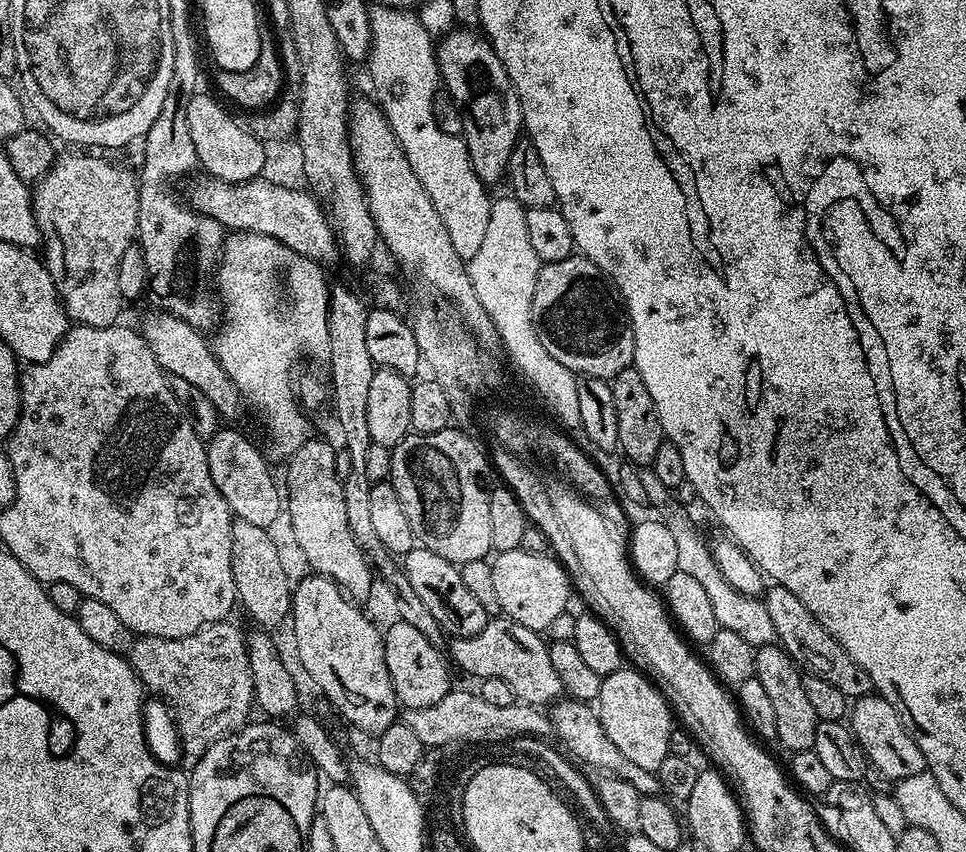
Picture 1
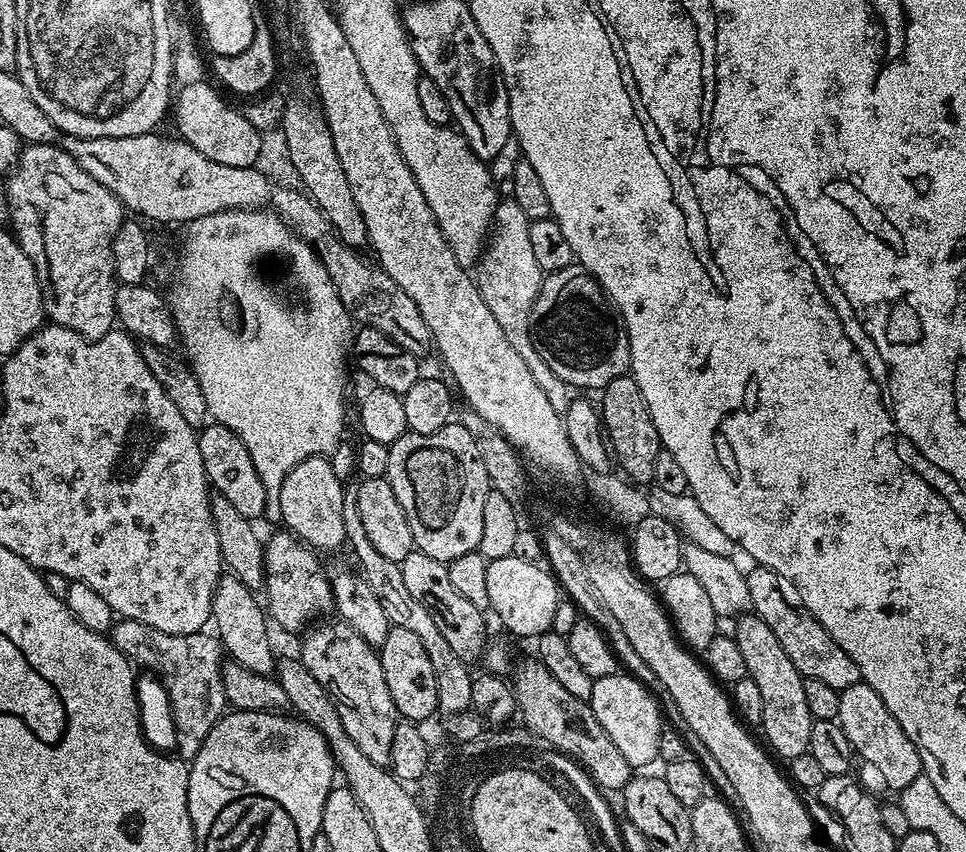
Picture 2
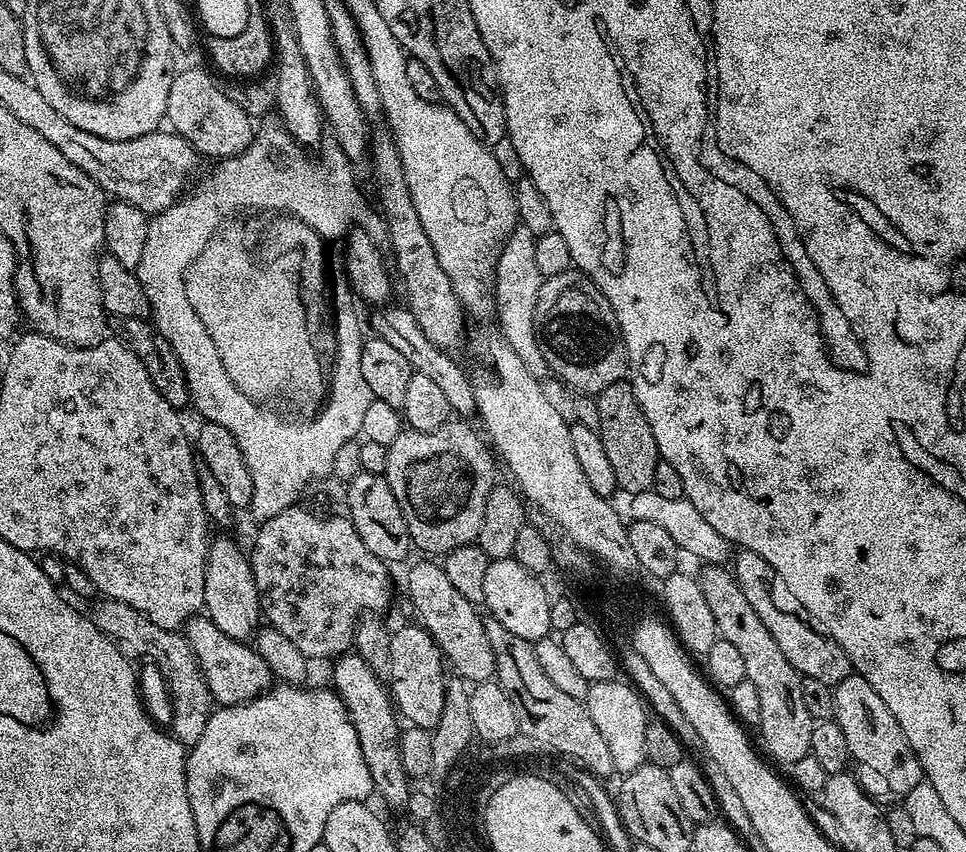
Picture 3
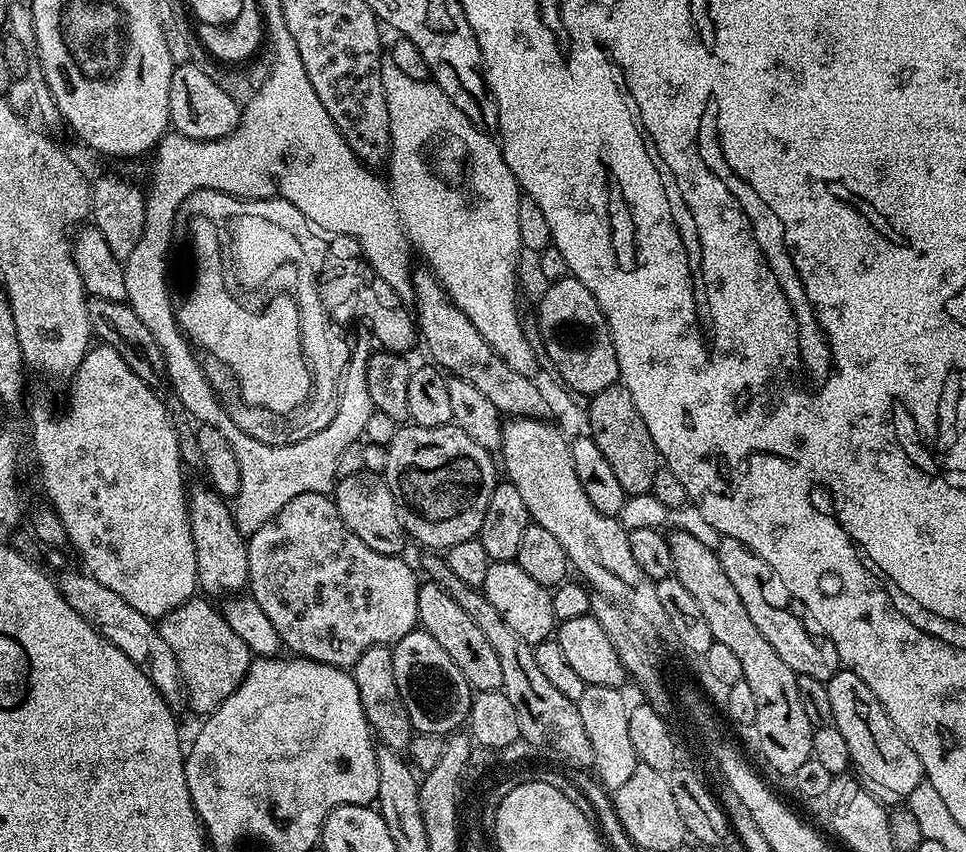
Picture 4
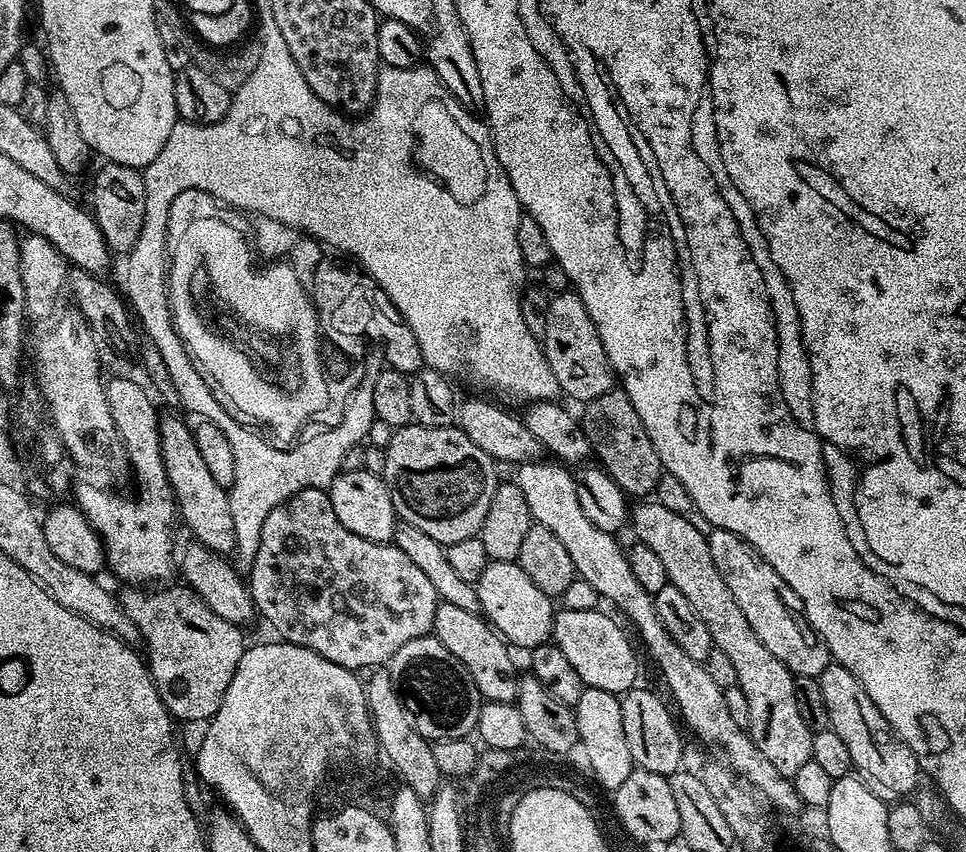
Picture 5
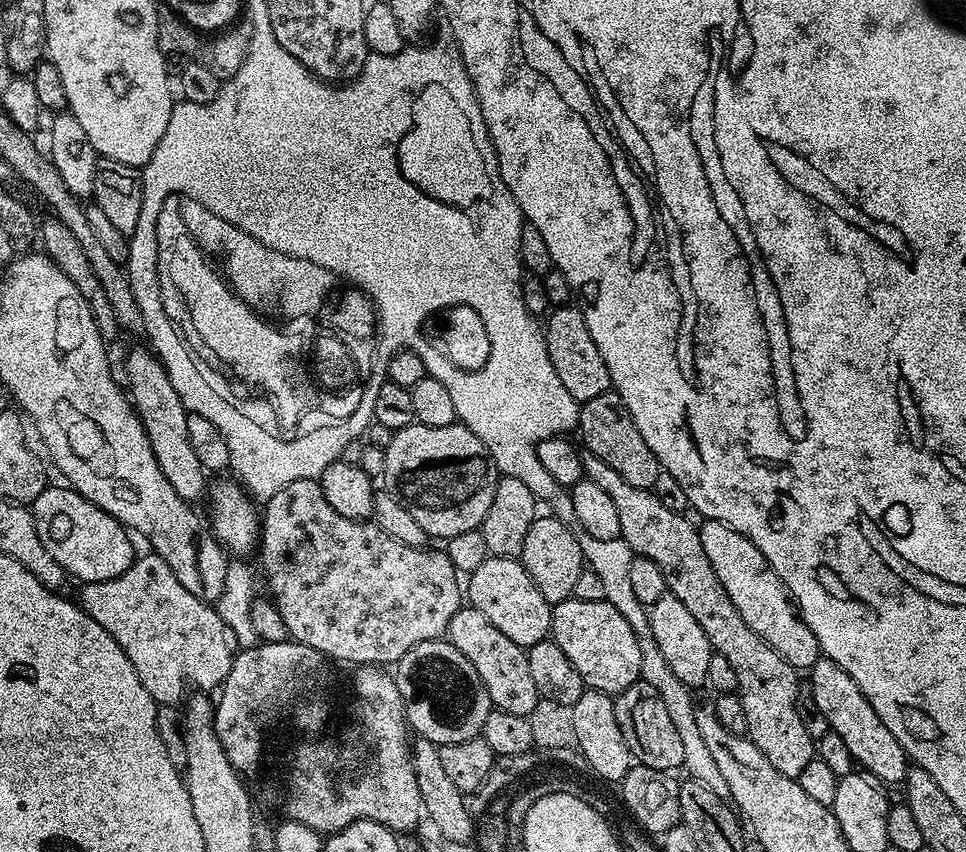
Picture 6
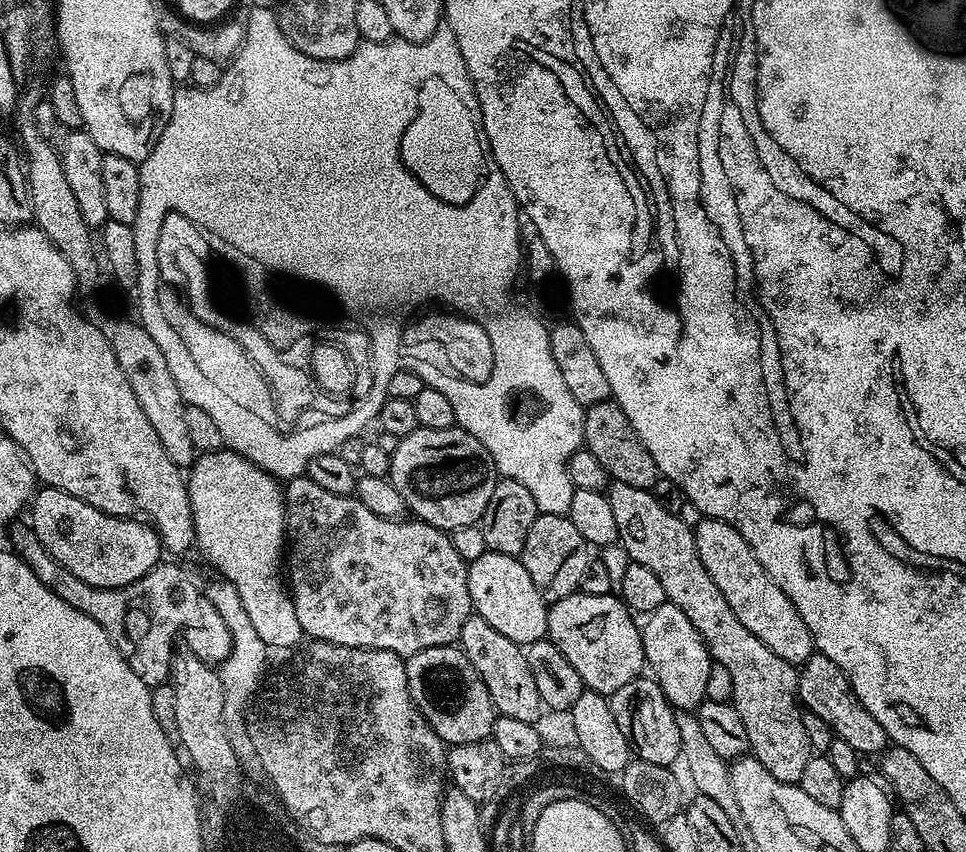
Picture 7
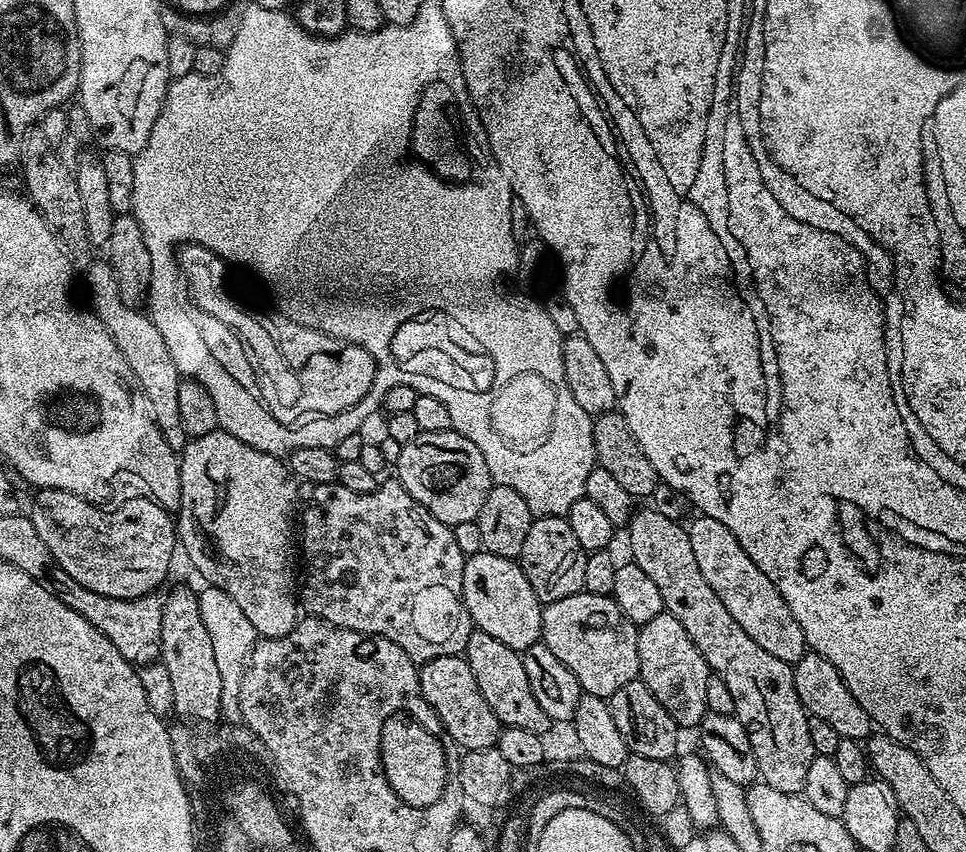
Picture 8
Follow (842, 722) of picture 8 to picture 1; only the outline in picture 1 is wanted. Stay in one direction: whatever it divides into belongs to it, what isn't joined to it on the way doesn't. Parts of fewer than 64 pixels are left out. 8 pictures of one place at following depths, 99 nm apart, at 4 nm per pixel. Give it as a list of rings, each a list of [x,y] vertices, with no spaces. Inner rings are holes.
[[[878,694],[855,697],[850,708],[850,727],[869,765],[873,769],[877,768],[889,782],[914,778],[914,774],[925,772],[926,765],[922,750],[918,750],[902,718],[898,718],[898,710],[894,710],[894,706],[886,702],[886,698]]]

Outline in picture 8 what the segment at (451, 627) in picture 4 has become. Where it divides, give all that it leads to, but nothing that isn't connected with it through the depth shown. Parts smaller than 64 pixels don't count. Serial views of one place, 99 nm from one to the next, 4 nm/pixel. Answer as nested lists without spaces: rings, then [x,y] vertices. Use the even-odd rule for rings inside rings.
[[[474,630],[466,642],[462,653],[478,682],[478,690],[482,690],[482,698],[486,698],[490,710],[500,719],[505,728],[530,730],[544,733],[554,721],[548,717],[546,710],[538,706],[538,698],[534,698],[534,690],[530,690],[530,681],[526,678],[526,666],[522,666],[522,655],[514,651],[506,642],[498,642],[490,634]]]

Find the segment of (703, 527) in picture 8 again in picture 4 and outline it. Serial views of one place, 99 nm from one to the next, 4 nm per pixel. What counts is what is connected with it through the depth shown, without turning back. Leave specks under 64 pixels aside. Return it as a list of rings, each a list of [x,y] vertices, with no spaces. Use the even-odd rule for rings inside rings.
[[[721,536],[715,549],[718,562],[722,562],[722,571],[726,574],[726,578],[730,578],[734,591],[738,593],[738,598],[742,598],[742,606],[746,606],[750,619],[754,622],[754,626],[758,626],[762,638],[766,638],[766,642],[770,642],[770,646],[774,646],[778,658],[782,658],[782,662],[786,662],[786,666],[790,666],[790,670],[797,676],[809,676],[825,682],[834,678],[834,674],[841,671],[842,668],[838,650],[834,650],[834,642],[830,642],[828,636],[810,626],[808,611],[792,597],[790,590],[786,590],[786,582],[782,582],[782,578],[778,578],[778,574],[774,574],[770,562],[766,562],[758,554],[754,554],[754,550],[750,550],[750,546],[738,542],[738,538]]]

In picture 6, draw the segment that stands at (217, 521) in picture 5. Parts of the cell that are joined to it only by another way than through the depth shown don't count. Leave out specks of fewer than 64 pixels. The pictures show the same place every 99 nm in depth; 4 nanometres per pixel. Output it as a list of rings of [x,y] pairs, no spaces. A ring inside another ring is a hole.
[[[151,347],[136,348],[124,360],[124,376],[128,379],[126,392],[132,401],[132,407],[140,421],[144,423],[146,434],[150,438],[150,446],[154,450],[154,458],[166,474],[166,480],[182,499],[189,502],[196,502],[200,495],[205,495],[204,479],[206,473],[202,462],[194,455],[190,447],[190,437],[186,434],[187,410],[182,406],[182,398],[178,398],[174,386],[170,382],[170,374],[162,366],[155,351]]]

